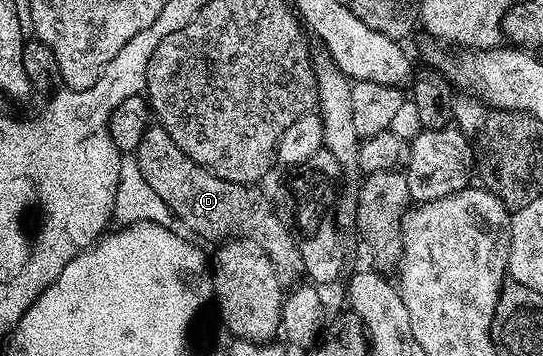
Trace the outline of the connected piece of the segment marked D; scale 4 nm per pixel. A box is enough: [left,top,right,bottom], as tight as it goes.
[137,126,306,286]

